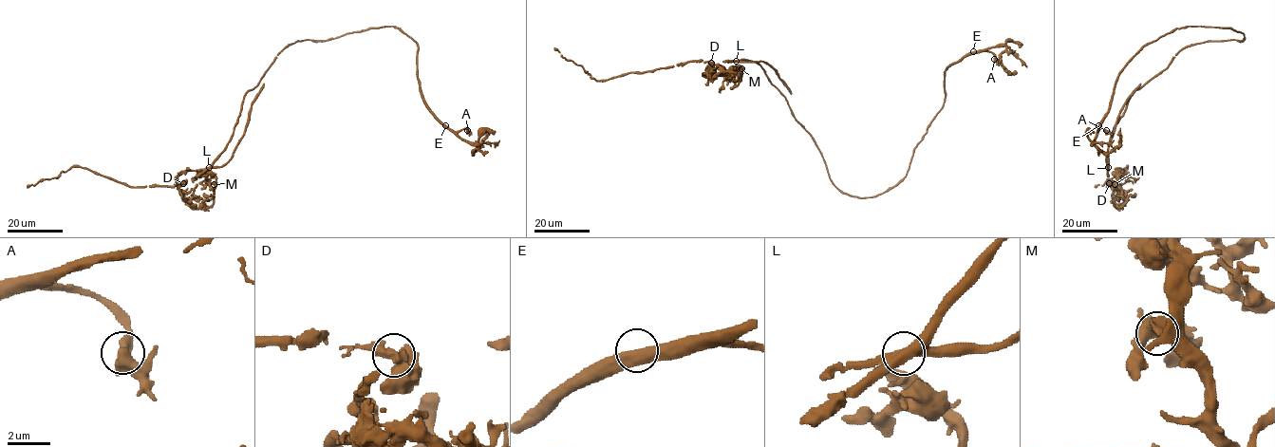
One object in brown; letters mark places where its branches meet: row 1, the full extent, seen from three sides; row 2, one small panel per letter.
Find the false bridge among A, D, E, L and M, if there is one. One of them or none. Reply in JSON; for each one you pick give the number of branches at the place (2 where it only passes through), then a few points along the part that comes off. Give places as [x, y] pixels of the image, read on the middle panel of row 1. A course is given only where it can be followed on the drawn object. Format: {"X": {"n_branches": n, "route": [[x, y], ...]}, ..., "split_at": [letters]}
{"L": {"n_branches": 2, "route": [[736, 62], [765, 62], [775, 71], [791, 94]]}, "split_at": ["L"]}

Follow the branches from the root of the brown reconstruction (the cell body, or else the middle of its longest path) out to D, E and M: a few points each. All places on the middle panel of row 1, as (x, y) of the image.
D: (811, 136), (794, 118), (785, 97), (758, 63), (737, 60), (735, 70), (729, 75), (705, 76), (711, 63)
E: (811, 136), (839, 190), (859, 197), (887, 192), (906, 175), (913, 148), (943, 104), (946, 69), (973, 51)
M: (811, 136), (794, 118), (785, 97), (758, 63), (737, 60), (737, 65), (741, 68)

